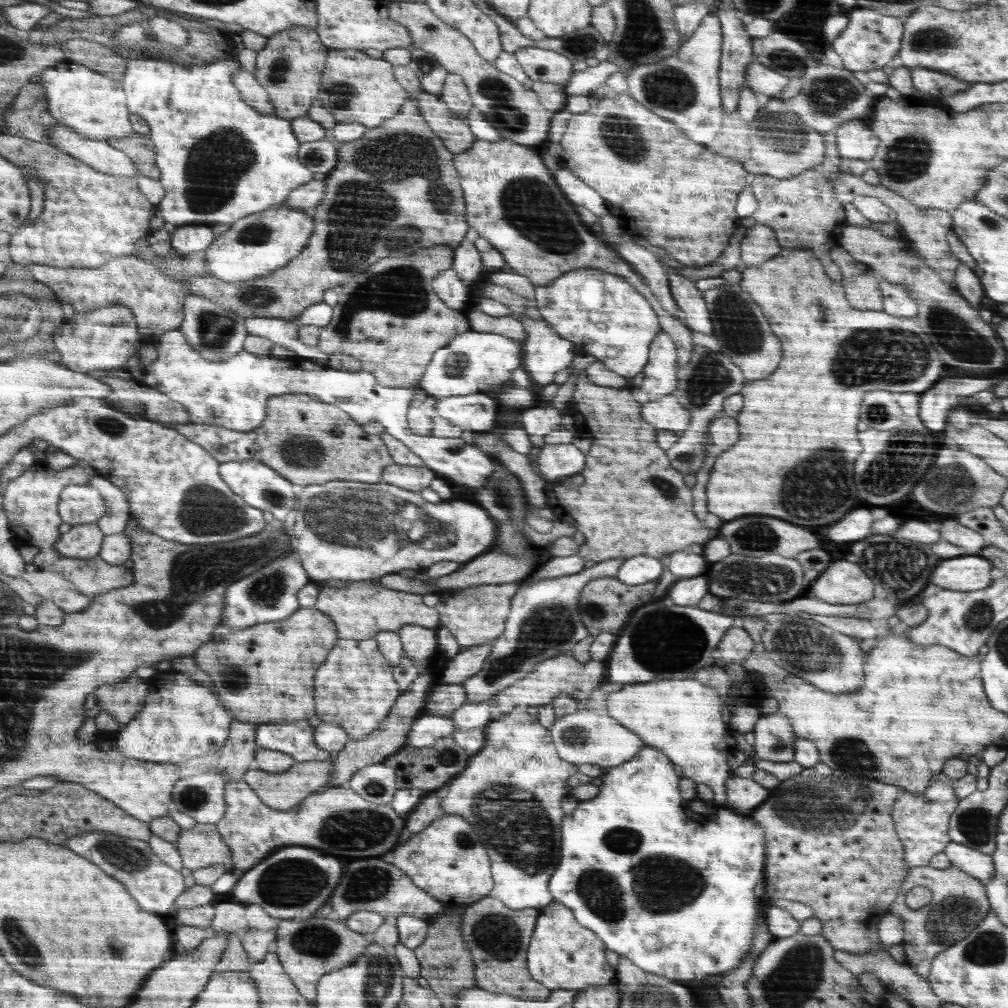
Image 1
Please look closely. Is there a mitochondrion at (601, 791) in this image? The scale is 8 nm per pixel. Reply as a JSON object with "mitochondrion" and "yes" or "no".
{"mitochondrion":"no"}

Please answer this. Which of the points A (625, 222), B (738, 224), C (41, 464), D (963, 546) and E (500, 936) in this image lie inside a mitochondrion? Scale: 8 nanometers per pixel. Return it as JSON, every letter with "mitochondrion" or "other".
{"A":"other","B":"other","C":"other","D":"other","E":"mitochondrion"}

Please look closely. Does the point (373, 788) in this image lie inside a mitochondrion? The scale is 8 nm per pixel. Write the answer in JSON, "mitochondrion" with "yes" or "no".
{"mitochondrion":"yes"}

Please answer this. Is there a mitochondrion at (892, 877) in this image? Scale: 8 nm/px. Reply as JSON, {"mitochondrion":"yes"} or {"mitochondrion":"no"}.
{"mitochondrion":"no"}

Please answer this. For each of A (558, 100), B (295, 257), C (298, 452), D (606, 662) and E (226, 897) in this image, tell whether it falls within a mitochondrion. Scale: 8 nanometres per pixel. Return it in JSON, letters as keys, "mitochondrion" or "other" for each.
{"A":"other","B":"other","C":"mitochondrion","D":"other","E":"other"}

